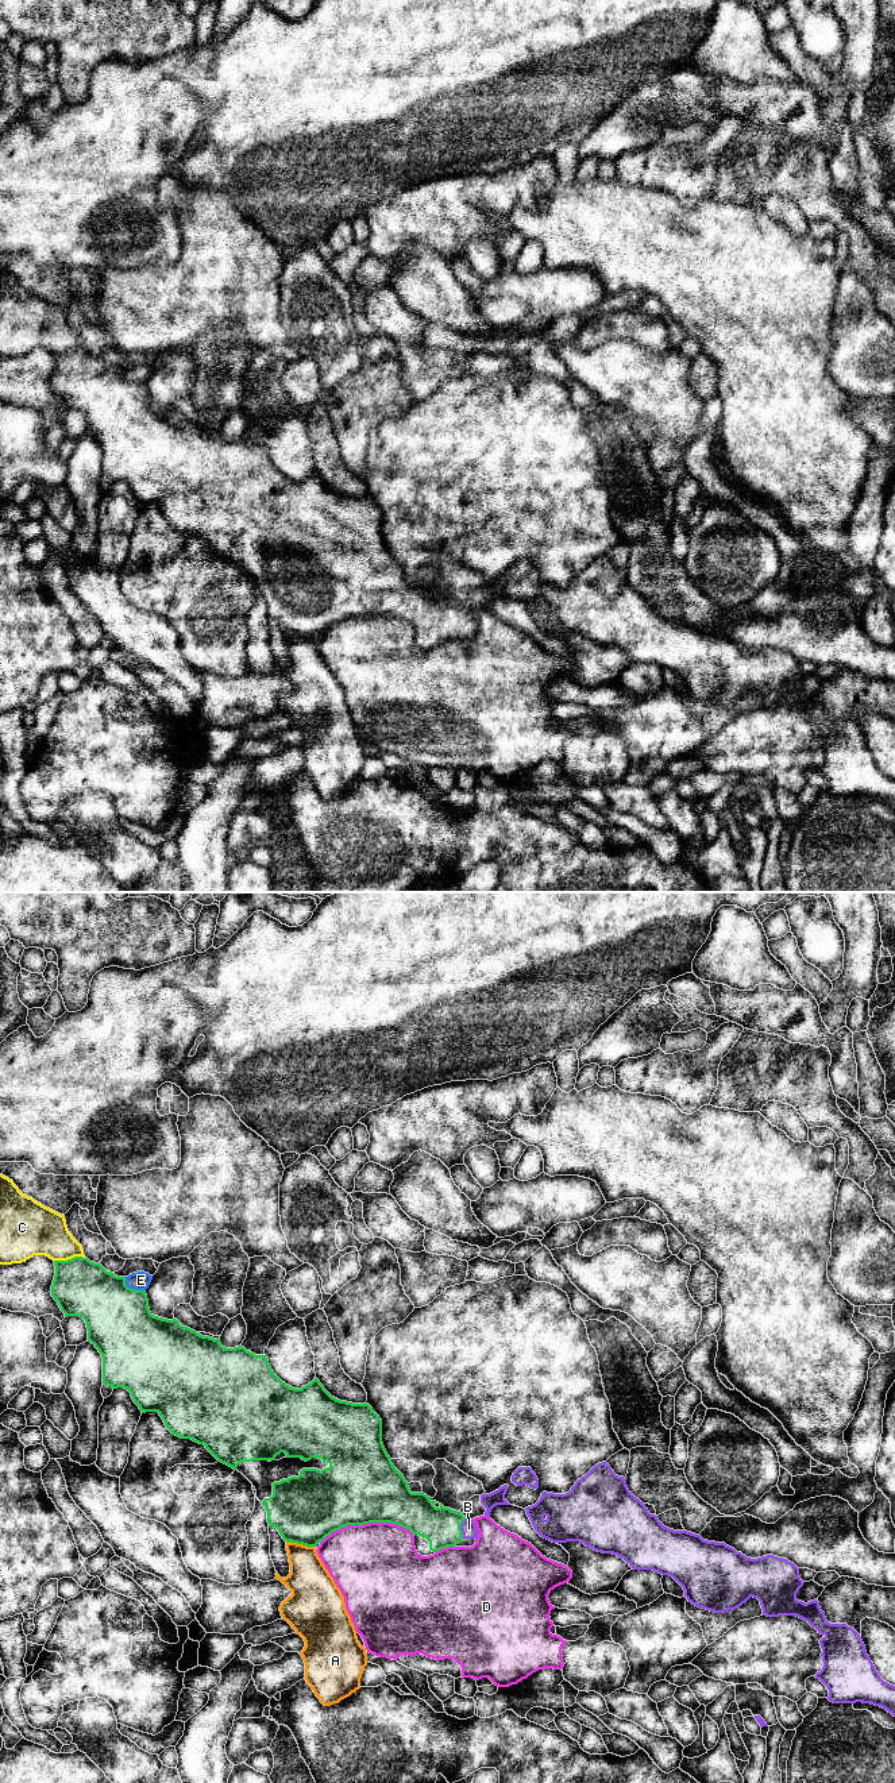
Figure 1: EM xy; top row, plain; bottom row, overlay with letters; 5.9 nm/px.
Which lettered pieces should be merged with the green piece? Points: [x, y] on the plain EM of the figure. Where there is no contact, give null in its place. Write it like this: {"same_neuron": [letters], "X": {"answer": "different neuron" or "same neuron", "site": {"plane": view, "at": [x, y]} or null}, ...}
{"same_neuron": ["B"], "A": {"answer": "different neuron", "site": {"plane": "xy", "at": [300, 636]}}, "B": {"answer": "same neuron", "site": {"plane": "xy", "at": [459, 621]}}, "C": {"answer": "different neuron", "site": {"plane": "xy", "at": [69, 352]}}, "D": {"answer": "different neuron", "site": {"plane": "xy", "at": [366, 616]}}, "E": {"answer": "different neuron", "site": {"plane": "xy", "at": [132, 382]}}}

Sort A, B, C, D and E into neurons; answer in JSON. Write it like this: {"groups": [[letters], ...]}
{"groups": [["A"], ["B"], ["C"], ["D"], ["E"]]}

